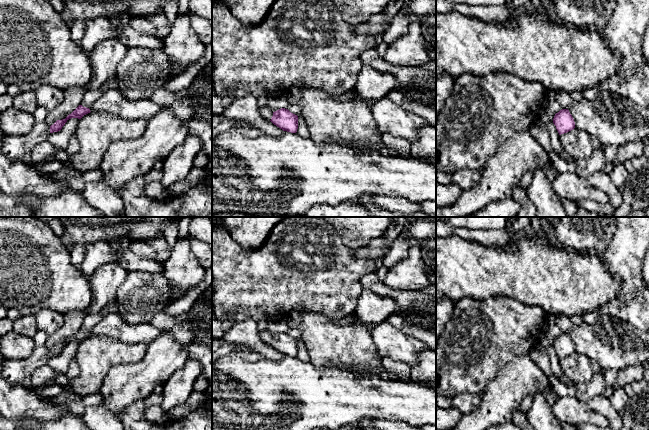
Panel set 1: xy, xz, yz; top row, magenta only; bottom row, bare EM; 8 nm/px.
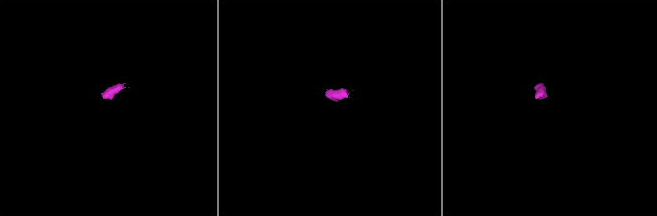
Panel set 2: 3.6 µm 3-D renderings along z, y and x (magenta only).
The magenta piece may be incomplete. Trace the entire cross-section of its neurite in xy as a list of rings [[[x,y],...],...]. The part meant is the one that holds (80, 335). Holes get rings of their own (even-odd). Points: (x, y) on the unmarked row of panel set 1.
[[[110,313],[98,322],[89,332],[79,329],[65,343],[57,344],[49,350],[45,345],[35,347],[32,354],[24,359],[6,359],[3,365],[2,376],[10,385],[21,384],[24,379],[31,378],[33,372],[40,366],[47,365],[50,357],[58,356],[71,342],[81,343],[90,336],[107,335],[118,338],[127,344],[142,343],[149,345],[164,330],[160,330],[150,323],[138,325],[127,324],[117,313]]]

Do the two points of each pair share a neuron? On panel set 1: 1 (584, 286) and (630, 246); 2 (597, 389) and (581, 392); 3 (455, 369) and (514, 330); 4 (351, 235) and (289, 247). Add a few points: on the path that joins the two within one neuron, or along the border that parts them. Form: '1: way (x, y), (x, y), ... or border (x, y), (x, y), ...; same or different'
1: border (602, 256), (607, 269), (618, 278), (620, 285); different
2: way (593, 389), (585, 391); same
3: way (470, 369), (499, 342); same
4: border (333, 227), (341, 240), (353, 250); different

